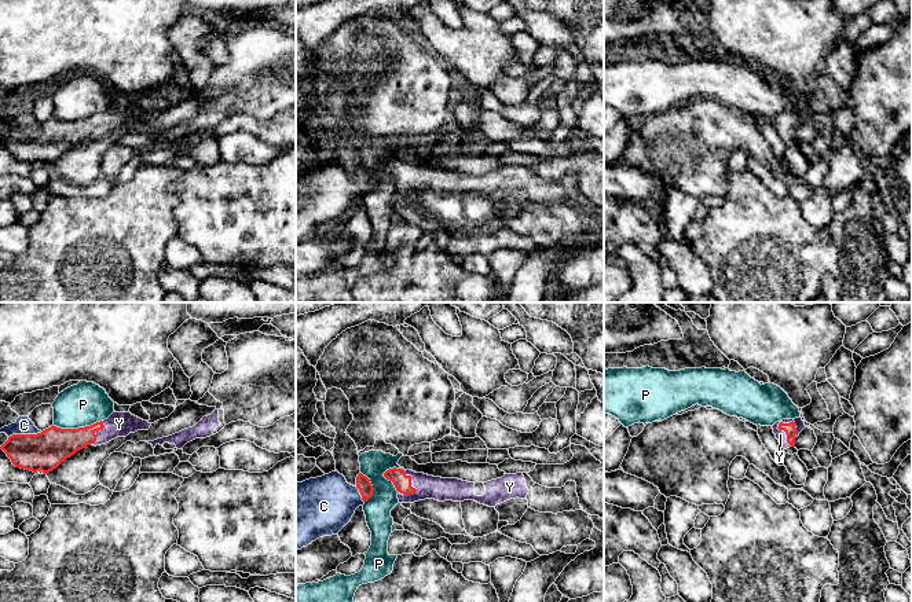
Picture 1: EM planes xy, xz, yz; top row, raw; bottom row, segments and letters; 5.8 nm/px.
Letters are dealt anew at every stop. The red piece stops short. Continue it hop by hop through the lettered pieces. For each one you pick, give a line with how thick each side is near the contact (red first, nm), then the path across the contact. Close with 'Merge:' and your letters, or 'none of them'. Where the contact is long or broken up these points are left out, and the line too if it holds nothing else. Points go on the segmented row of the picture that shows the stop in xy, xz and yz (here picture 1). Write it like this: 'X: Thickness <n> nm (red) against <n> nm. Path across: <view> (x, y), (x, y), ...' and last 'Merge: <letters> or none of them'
C: Thickness 220 nm (red) against 100 nm
Y: Thickness 70 nm (red) against 60 nm. Path across: yz (790, 429), (784, 430), (780, 435)
Merge: C, Y

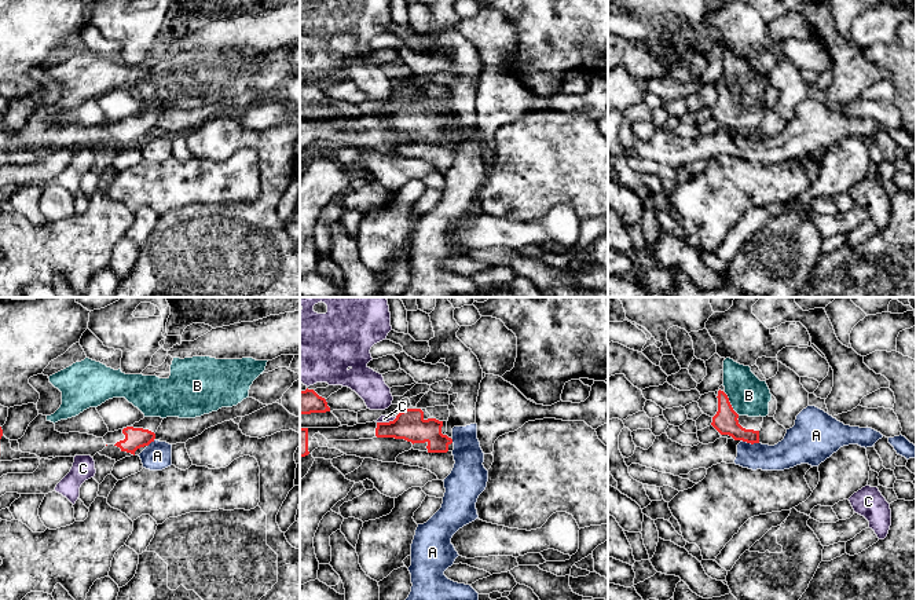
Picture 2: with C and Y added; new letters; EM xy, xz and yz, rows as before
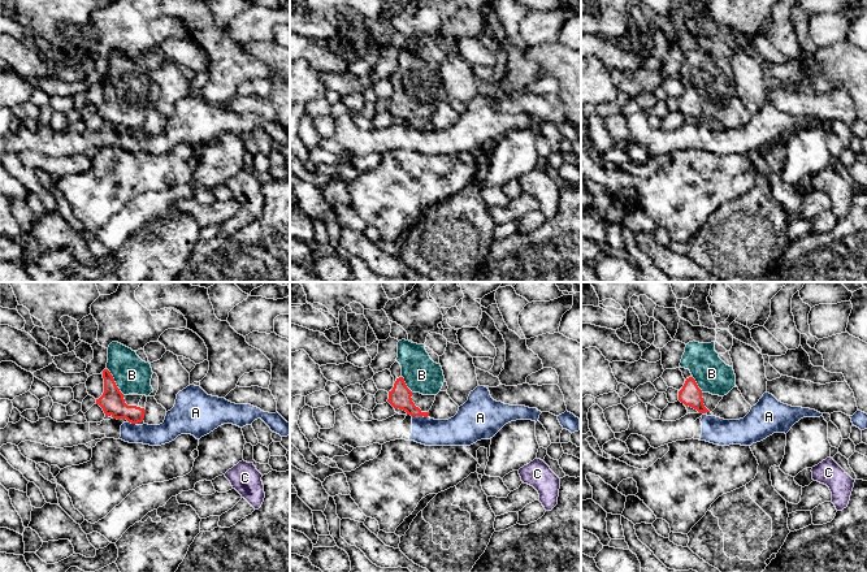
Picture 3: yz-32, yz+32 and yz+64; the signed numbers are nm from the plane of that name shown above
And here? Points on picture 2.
B: Thickness 150 nm (red) against 220 nm
Merge: B

